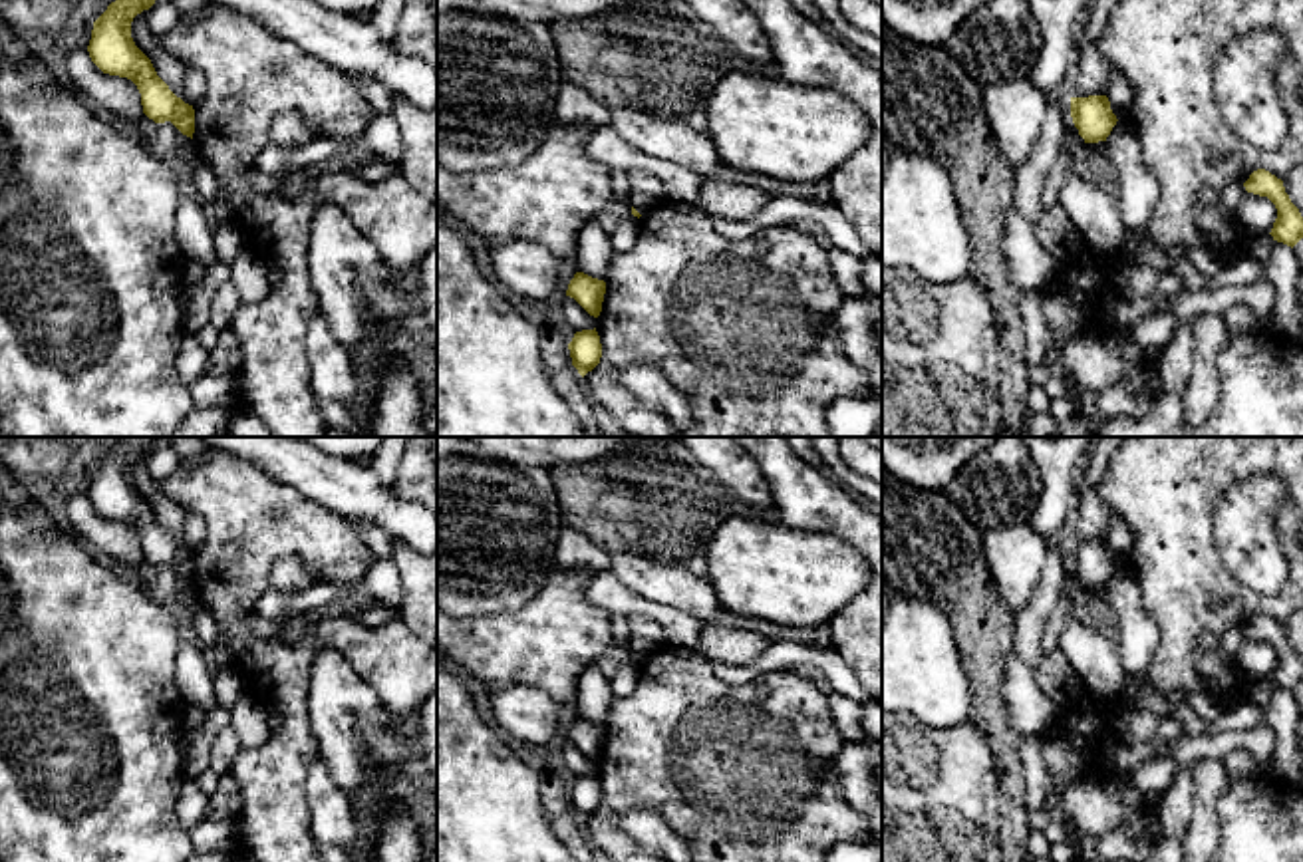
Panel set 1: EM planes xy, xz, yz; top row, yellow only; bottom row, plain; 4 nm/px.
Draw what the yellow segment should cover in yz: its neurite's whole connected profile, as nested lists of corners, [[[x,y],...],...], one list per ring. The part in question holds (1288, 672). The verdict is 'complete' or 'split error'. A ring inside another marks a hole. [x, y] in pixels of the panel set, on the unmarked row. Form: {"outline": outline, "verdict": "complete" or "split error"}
{"outline": [[[1257,614],[1243,632],[1247,638],[1267,642],[1275,649],[1277,663],[1269,679],[1293,693],[1303,683],[1303,661],[1285,638],[1283,626],[1265,614]]], "verdict": "complete"}

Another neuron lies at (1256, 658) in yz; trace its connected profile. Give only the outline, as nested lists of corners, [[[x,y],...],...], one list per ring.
[[[1245,638],[1233,651],[1237,665],[1249,679],[1267,677],[1275,663],[1277,653],[1267,642]]]

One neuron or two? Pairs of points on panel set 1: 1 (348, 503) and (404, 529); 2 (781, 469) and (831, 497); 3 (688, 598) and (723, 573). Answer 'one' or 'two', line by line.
1: one
2: one
3: two

